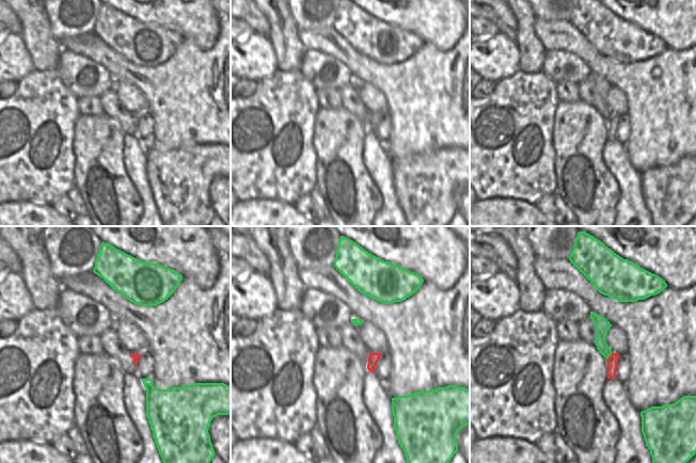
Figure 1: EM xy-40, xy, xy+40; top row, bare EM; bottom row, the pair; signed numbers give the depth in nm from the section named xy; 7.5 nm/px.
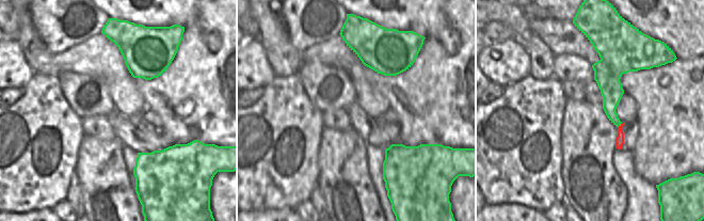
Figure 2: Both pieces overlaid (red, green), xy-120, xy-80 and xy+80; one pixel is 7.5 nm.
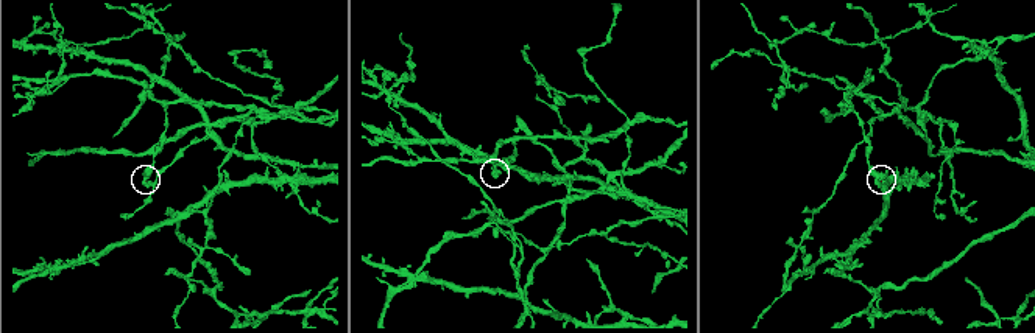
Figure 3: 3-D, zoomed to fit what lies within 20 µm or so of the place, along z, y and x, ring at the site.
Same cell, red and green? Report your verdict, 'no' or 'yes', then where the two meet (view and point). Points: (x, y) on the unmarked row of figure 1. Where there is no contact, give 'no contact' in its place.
no; meets red in xy+40 at (610, 117)

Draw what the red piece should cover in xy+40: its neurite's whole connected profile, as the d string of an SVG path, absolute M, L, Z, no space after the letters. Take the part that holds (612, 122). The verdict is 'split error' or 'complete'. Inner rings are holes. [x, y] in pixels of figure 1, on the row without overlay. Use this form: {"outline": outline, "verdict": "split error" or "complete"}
{"outline": "M612 114L607 119L607 140L616 140L617 122L619 117L617 114Z", "verdict": "complete"}

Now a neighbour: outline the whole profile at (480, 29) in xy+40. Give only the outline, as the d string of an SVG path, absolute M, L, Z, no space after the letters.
M470 18L470 33L473 42L487 39L499 33L499 28L485 18Z

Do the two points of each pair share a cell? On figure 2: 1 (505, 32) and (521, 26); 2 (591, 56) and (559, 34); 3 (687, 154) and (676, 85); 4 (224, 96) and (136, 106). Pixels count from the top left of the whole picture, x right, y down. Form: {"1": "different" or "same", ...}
{"1": "different", "2": "same", "3": "same", "4": "different"}

